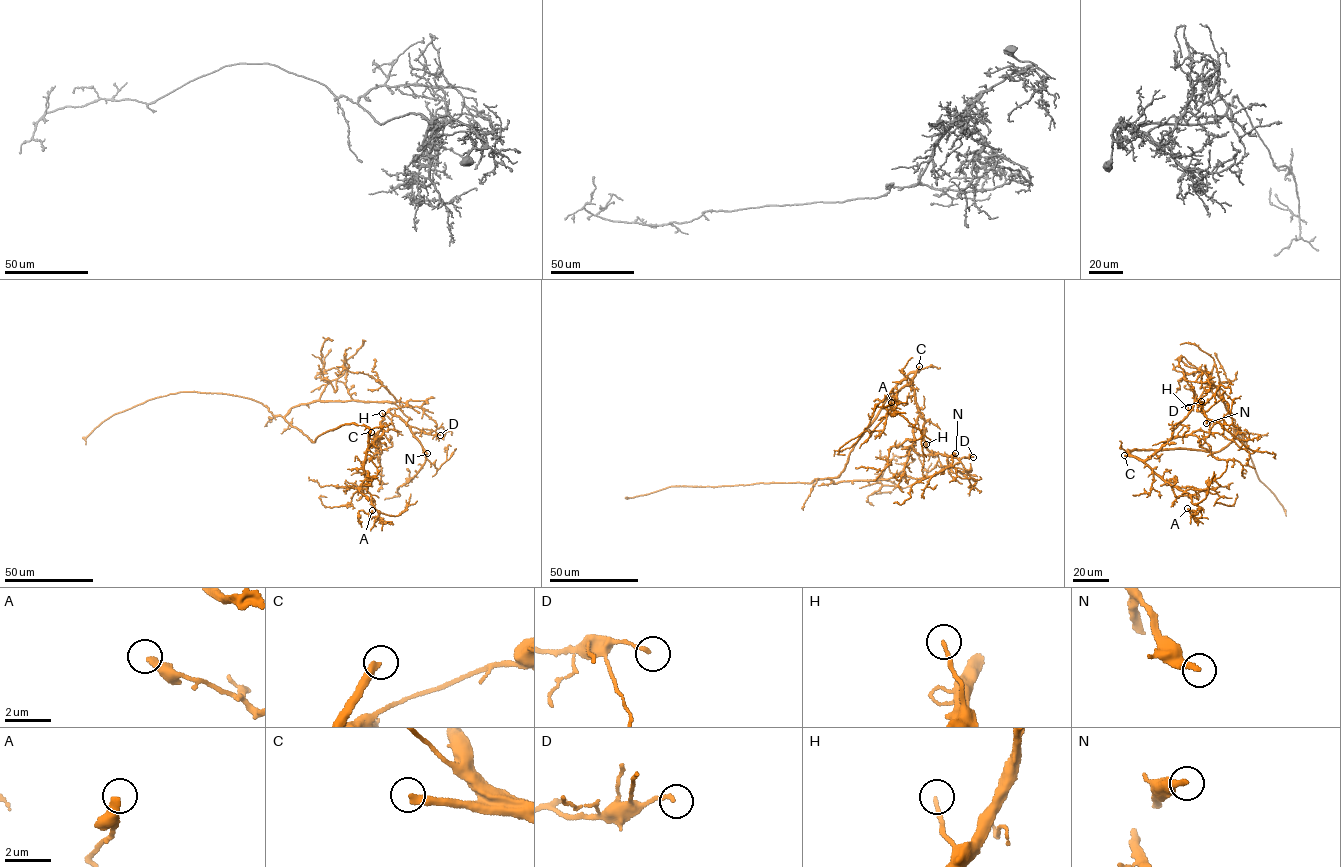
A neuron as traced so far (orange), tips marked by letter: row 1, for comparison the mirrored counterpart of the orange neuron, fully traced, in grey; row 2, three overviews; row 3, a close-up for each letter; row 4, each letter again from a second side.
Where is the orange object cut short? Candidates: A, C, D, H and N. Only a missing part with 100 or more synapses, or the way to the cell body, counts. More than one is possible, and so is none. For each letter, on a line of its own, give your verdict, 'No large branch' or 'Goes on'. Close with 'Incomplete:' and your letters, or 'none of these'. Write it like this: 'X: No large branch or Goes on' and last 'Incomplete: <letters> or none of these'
A: No large branch
C: Goes on
D: No large branch
H: No large branch
N: No large branch
Incomplete: C

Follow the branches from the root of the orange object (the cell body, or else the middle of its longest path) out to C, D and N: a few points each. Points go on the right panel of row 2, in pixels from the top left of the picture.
C: (1179, 448), (1128, 449), (1129, 455), (1124, 455)
D: (1179, 448), (1127, 450), (1141, 460), (1150, 457), (1171, 438), (1194, 401), (1204, 404), (1201, 401)
N: (1179, 448), (1127, 450), (1141, 460), (1150, 457), (1171, 438), (1194, 401), (1201, 406), (1206, 423)

